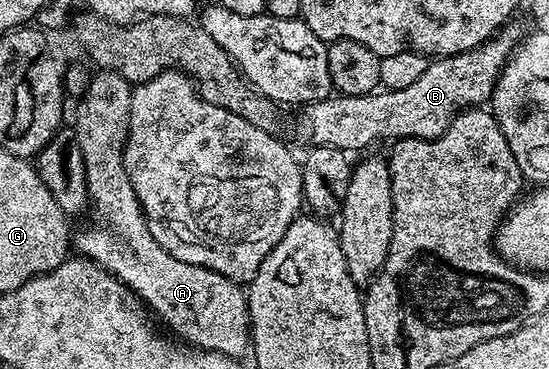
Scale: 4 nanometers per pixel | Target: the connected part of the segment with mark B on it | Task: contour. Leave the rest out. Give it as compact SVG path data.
M501 29L499 33L461 54L429 61L426 72L401 90L384 90L362 96L329 96L307 103L304 126L313 147L329 146L345 152L364 150L375 138L437 138L464 110L480 108L491 99L496 82L518 46L518 38Z

